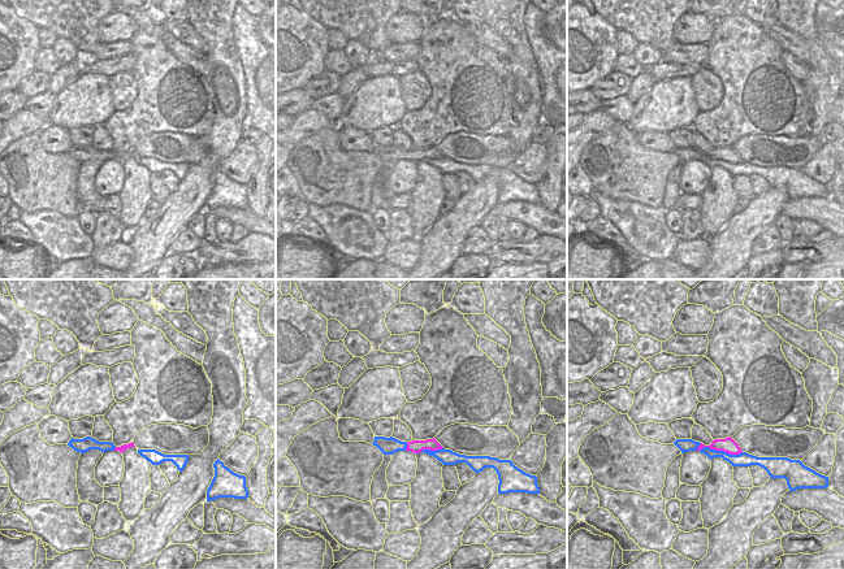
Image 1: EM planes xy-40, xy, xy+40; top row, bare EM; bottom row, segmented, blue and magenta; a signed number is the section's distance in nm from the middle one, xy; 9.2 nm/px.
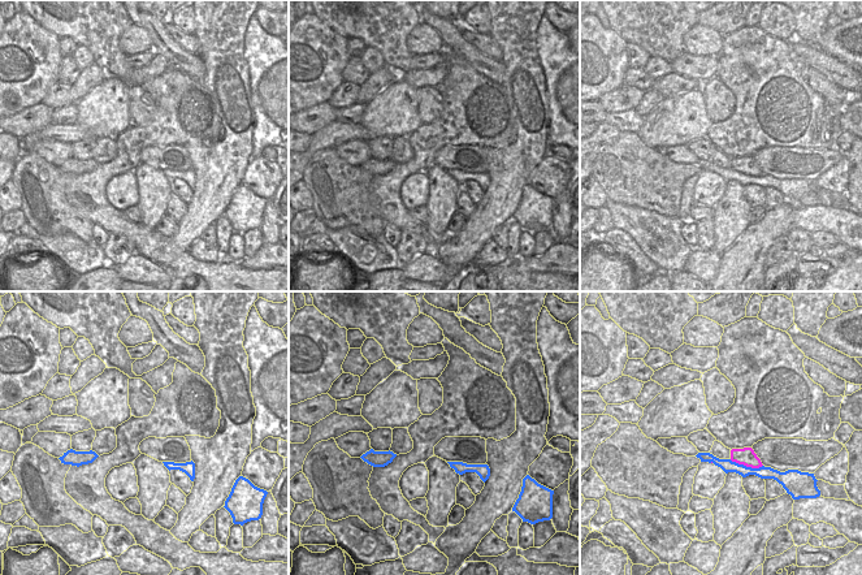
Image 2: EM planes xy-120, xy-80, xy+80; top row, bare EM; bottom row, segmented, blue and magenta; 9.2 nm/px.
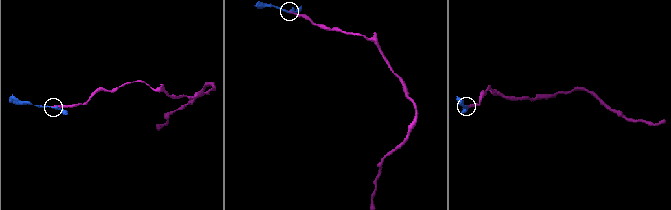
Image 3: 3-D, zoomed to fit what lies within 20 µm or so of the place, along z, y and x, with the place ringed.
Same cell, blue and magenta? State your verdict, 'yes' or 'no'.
yes

